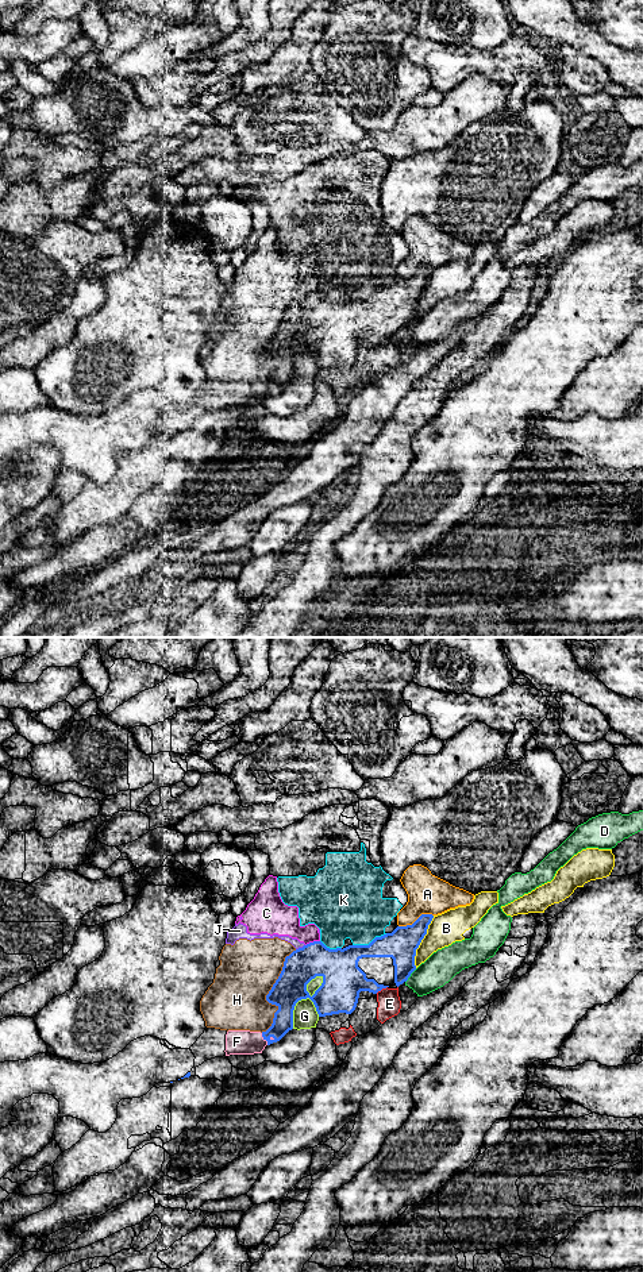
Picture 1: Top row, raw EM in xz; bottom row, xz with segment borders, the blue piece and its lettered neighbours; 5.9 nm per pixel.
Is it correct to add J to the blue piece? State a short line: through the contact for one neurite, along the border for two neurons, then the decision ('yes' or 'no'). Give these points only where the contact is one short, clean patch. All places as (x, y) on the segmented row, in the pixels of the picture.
no

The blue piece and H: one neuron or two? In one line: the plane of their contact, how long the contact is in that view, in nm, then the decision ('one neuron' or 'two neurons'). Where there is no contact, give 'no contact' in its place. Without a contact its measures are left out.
contact in xz; length 550 nm; two neurons

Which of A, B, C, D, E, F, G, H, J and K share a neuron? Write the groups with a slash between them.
A / B / C F H J / D / E / G / K

